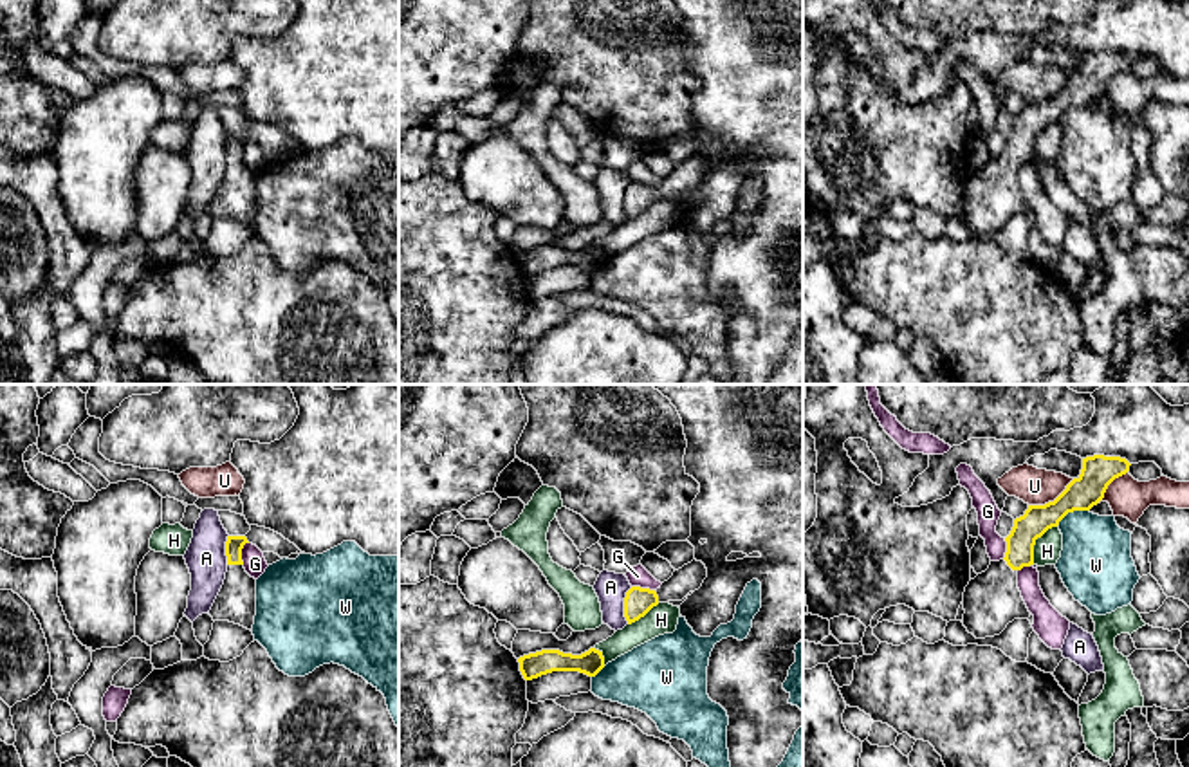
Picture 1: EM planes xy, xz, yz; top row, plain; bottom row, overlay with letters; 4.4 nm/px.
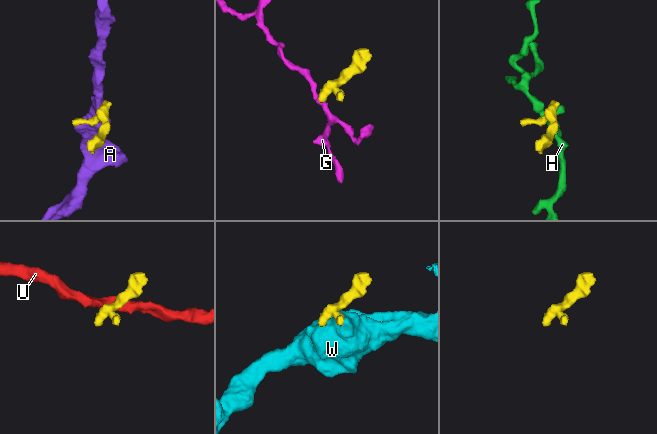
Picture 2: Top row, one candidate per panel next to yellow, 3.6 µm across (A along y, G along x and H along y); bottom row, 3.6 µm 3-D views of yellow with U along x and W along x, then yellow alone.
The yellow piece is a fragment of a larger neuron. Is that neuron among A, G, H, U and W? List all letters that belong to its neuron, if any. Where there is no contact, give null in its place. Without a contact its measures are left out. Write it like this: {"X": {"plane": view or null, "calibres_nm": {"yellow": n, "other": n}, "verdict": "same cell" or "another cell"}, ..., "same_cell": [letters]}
{"A": {"plane": "xz", "calibres_nm": {"yellow": 120, "other": 140}, "verdict": "another cell"}, "G": {"plane": "xy", "calibres_nm": {"yellow": 80, "other": 100}, "verdict": "another cell"}, "H": {"plane": "yz", "calibres_nm": {"yellow": 130, "other": 120}, "verdict": "another cell"}, "U": {"plane": "yz", "calibres_nm": {"yellow": 150, "other": 160}, "verdict": "another cell"}, "W": {"plane": "yz", "calibres_nm": {"yellow": 150, "other": 320}, "verdict": "another cell"}, "same_cell": []}

